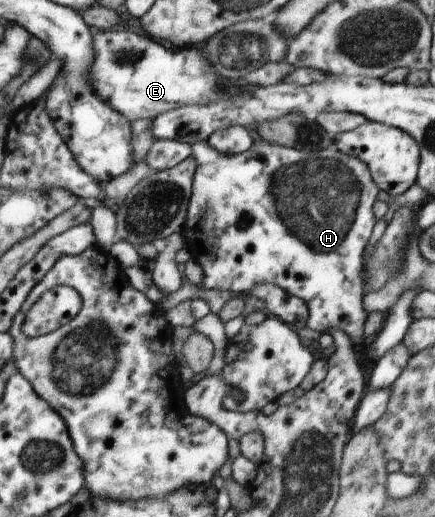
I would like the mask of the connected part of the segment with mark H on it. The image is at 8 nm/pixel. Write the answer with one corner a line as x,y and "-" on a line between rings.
257,137
249,150
233,156
219,154
207,141
195,142
191,148
197,169
180,234
184,248
192,257
191,265
203,271
203,282
197,286
240,294
253,290
257,284
280,286
306,302
309,311
306,328
310,335
319,336
325,330
343,330
355,350
360,352
367,342
364,328
368,317
363,308
366,293
361,279
363,252
378,221
372,206
380,191
365,162
339,152
335,145
304,151
270,144

